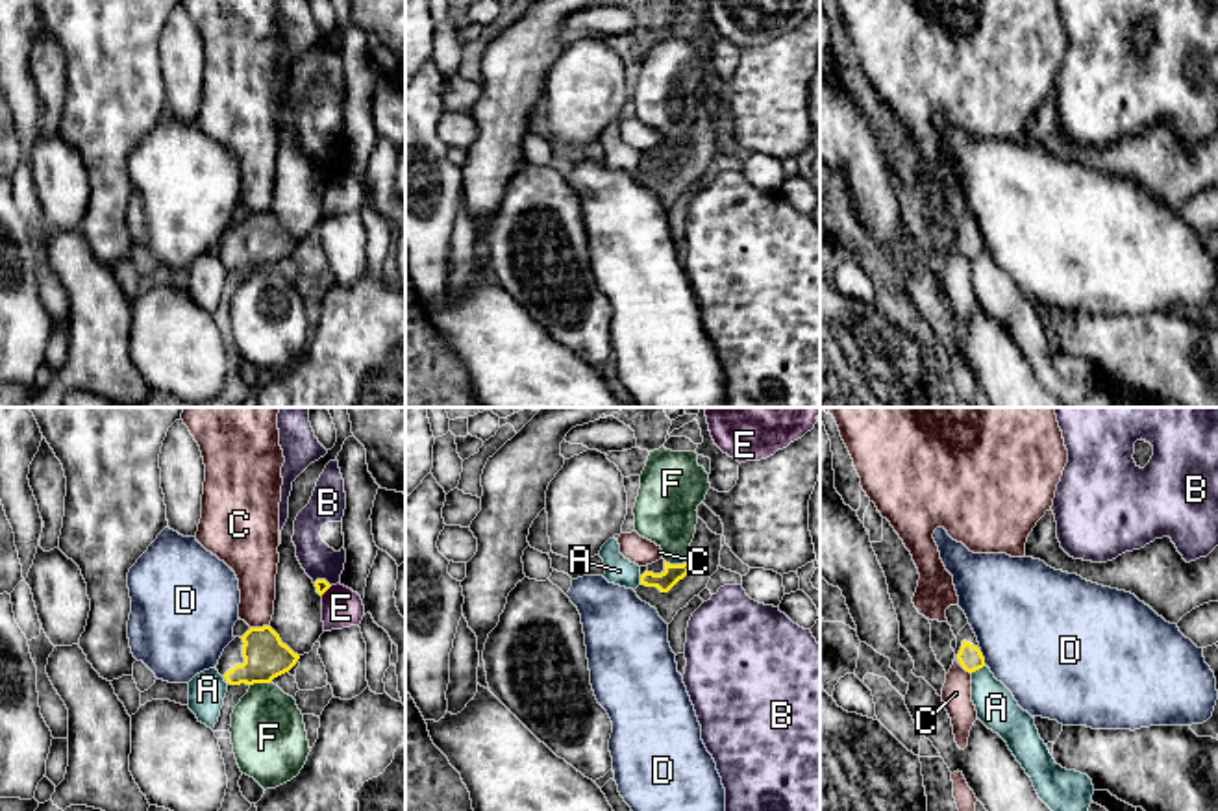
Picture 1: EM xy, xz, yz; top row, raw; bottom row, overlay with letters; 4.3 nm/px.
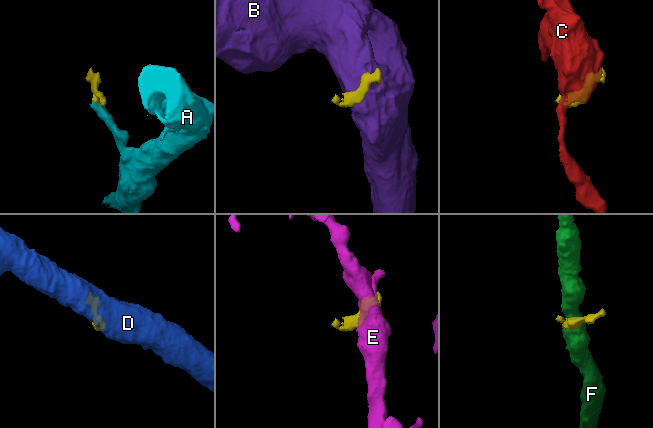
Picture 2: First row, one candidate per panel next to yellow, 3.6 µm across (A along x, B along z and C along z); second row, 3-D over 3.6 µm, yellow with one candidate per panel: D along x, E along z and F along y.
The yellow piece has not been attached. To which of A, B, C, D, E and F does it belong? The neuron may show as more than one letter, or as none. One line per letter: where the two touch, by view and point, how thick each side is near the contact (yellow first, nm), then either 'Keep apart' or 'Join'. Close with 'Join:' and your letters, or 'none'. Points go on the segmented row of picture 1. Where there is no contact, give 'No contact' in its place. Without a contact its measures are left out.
A: Touches yellow at yz (978, 669). Thickness 110 nm (yellow) against 180 nm. Keep apart
B: Touches yellow at xy (323, 580). Thickness 60 nm (yellow) against 150 nm. Keep apart
C: Touches yellow at xy (258, 628). Thickness 190 nm (yellow) against 180 nm. Keep apart
D: Touches yellow at yz (983, 658). Thickness 110 nm (yellow) against 500 nm. Keep apart
E: Touches yellow at xy (326, 589). Thickness 60 nm (yellow) against 180 nm. Keep apart
F: Touches yellow at xz (676, 565). Thickness 80 nm (yellow) against 280 nm. Keep apart
Join: none

